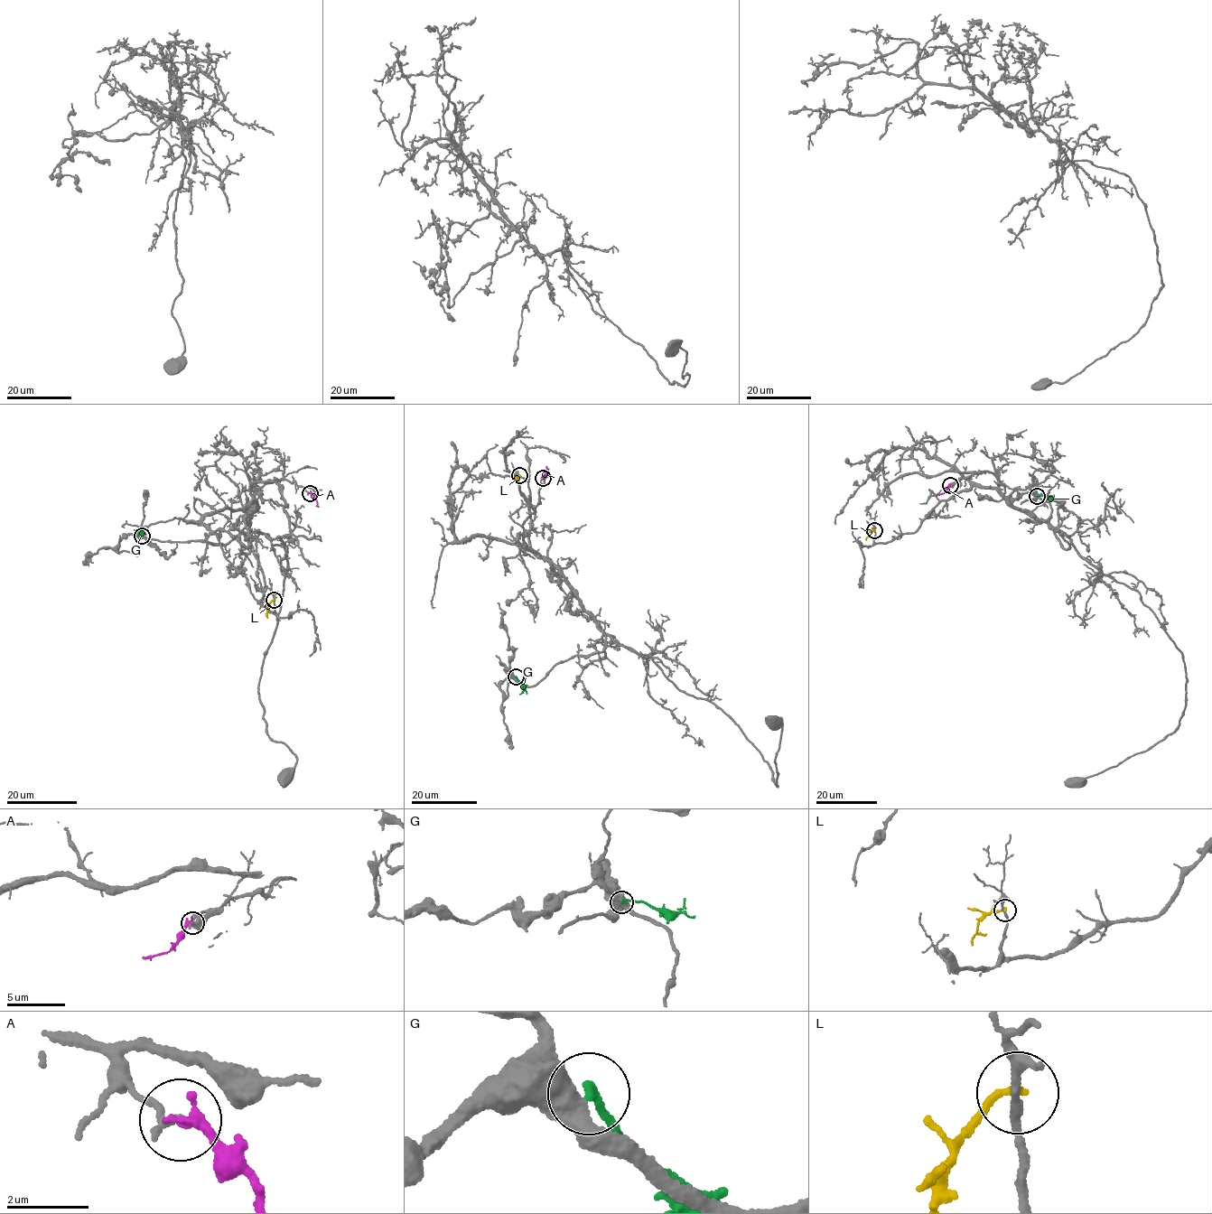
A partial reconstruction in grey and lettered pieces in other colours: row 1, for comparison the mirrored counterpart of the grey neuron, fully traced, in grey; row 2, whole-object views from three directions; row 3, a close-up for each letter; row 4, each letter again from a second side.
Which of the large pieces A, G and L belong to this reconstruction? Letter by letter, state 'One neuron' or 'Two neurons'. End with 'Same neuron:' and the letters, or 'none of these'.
A: Two neurons
G: Two neurons
L: Two neurons
Same neuron: none of these

